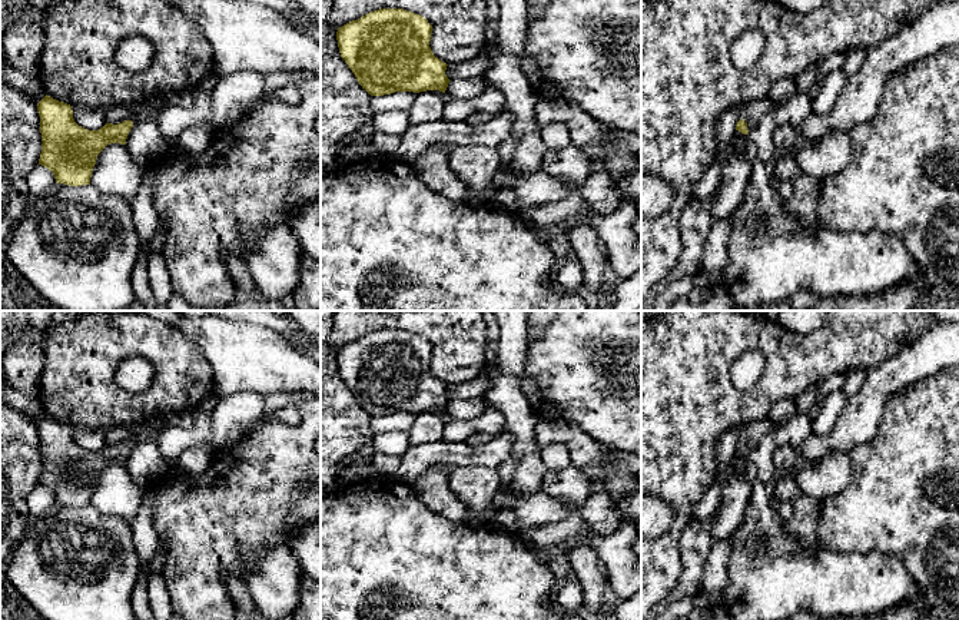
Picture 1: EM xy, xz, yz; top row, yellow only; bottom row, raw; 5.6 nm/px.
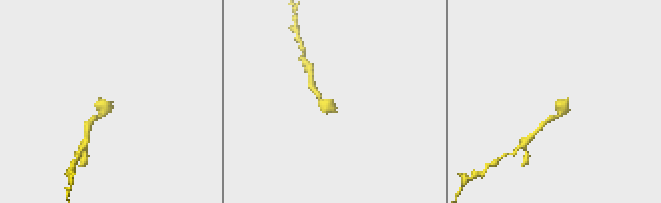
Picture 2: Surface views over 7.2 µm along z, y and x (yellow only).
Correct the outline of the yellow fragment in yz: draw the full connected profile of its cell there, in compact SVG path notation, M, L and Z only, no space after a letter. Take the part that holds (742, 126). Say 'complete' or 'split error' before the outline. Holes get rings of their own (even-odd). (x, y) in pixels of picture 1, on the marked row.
split error; M770 97L751 100L739 107L739 117L736 132L739 135L749 135L756 130L761 117L771 109Z

